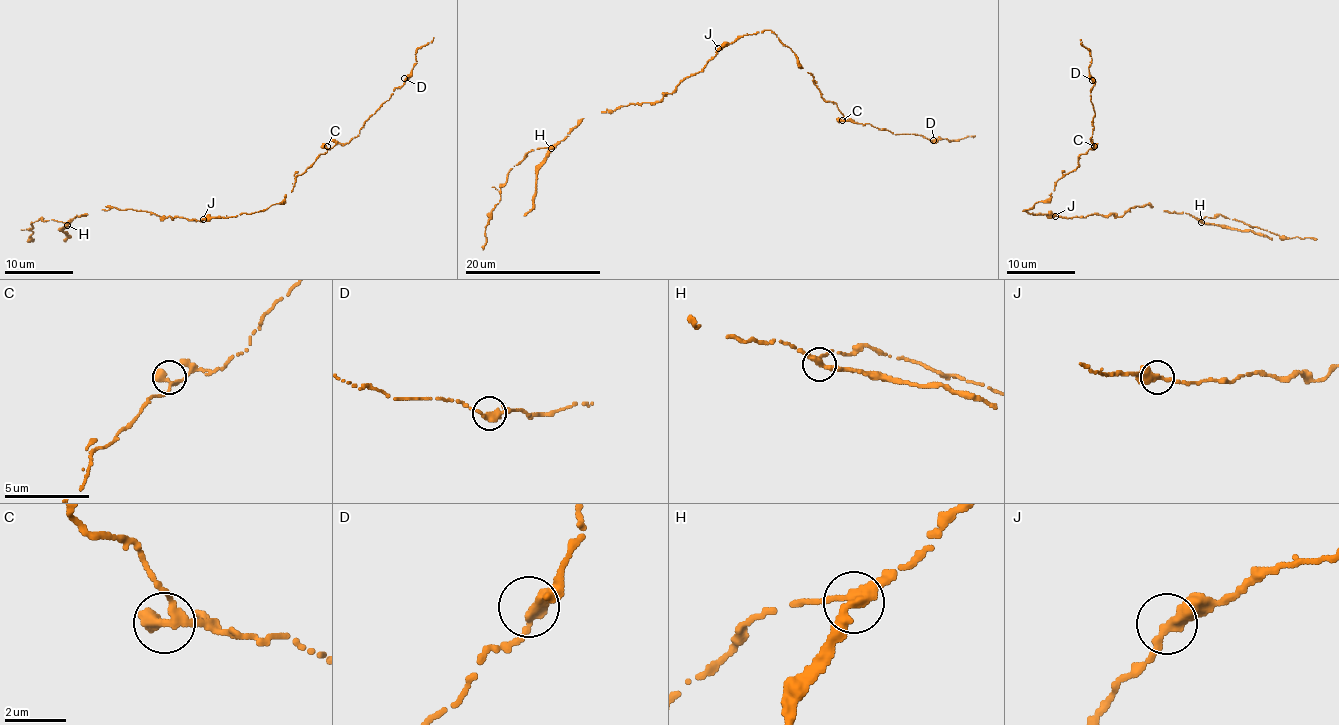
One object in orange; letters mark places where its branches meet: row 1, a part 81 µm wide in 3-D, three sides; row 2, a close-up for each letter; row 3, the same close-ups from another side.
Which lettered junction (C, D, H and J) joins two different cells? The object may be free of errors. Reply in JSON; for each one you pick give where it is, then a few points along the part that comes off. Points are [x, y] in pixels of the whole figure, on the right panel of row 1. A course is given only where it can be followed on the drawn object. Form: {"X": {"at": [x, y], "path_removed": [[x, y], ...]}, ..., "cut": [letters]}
{"H": {"at": [1201, 222], "path_removed": [[1200, 221], [1230, 230], [1262, 233], [1272, 240]]}, "cut": ["H"]}

